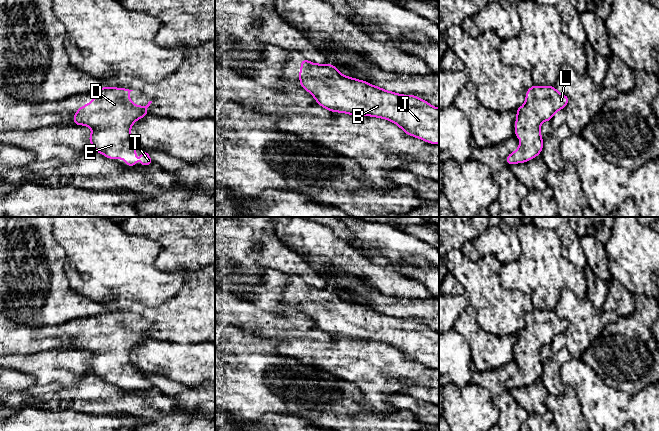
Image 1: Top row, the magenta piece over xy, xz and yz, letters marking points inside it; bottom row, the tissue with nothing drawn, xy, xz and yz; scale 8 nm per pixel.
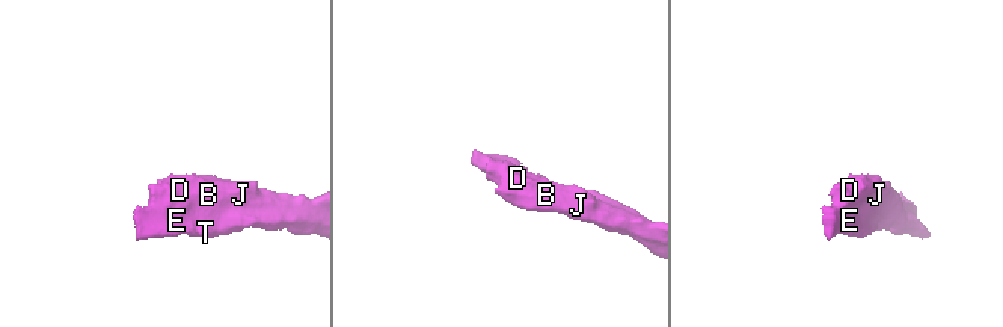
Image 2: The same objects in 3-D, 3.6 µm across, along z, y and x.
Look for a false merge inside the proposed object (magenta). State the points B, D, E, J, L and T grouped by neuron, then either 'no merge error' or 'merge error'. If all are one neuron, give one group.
B D E J L T; no merge error

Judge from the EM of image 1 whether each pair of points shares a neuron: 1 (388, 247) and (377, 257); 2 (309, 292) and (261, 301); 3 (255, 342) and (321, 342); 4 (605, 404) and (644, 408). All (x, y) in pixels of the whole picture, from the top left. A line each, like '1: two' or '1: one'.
1: two
2: one
3: two
4: two

